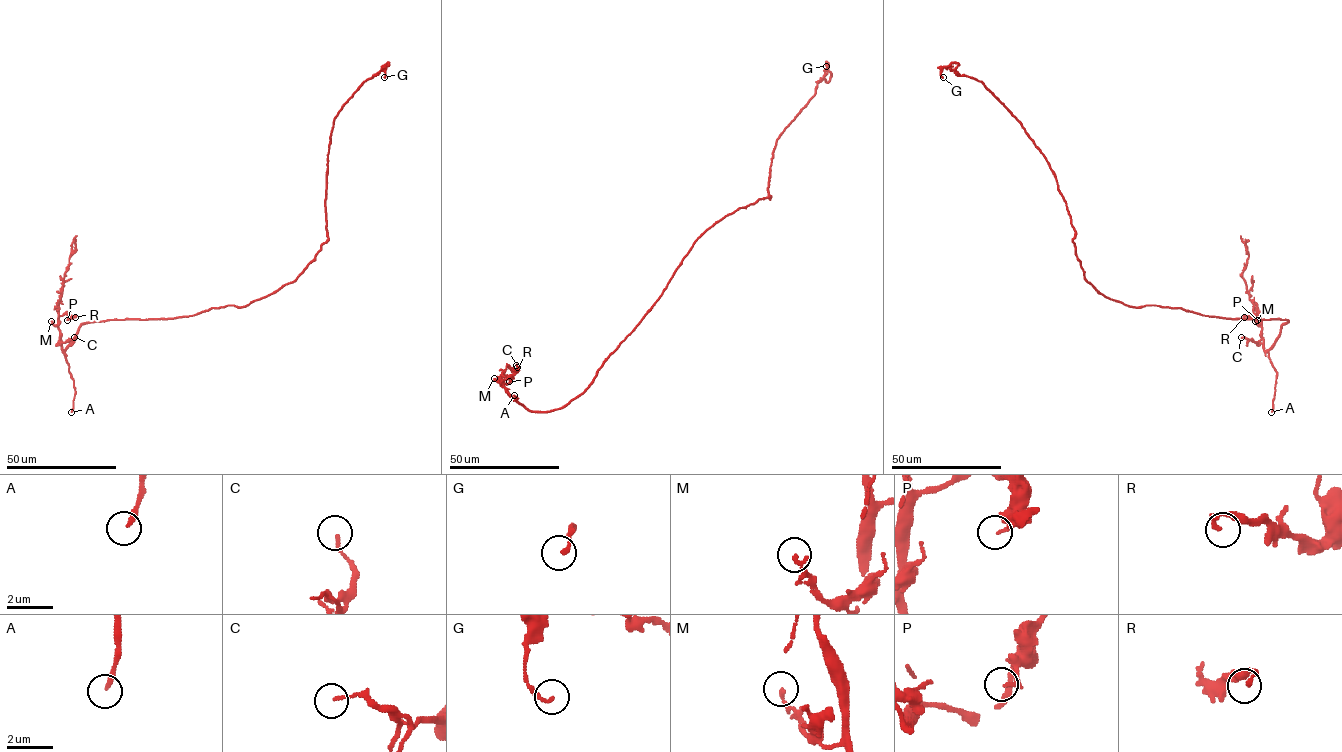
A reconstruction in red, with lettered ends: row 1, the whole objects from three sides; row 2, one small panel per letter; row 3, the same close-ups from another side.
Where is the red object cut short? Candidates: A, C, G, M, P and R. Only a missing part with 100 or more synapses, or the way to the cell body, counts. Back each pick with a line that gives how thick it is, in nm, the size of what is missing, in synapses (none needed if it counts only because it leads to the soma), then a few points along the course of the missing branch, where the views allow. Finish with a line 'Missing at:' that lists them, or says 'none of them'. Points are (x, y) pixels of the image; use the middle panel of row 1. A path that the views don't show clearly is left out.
A: calibre 200 nm
Missing at: A

